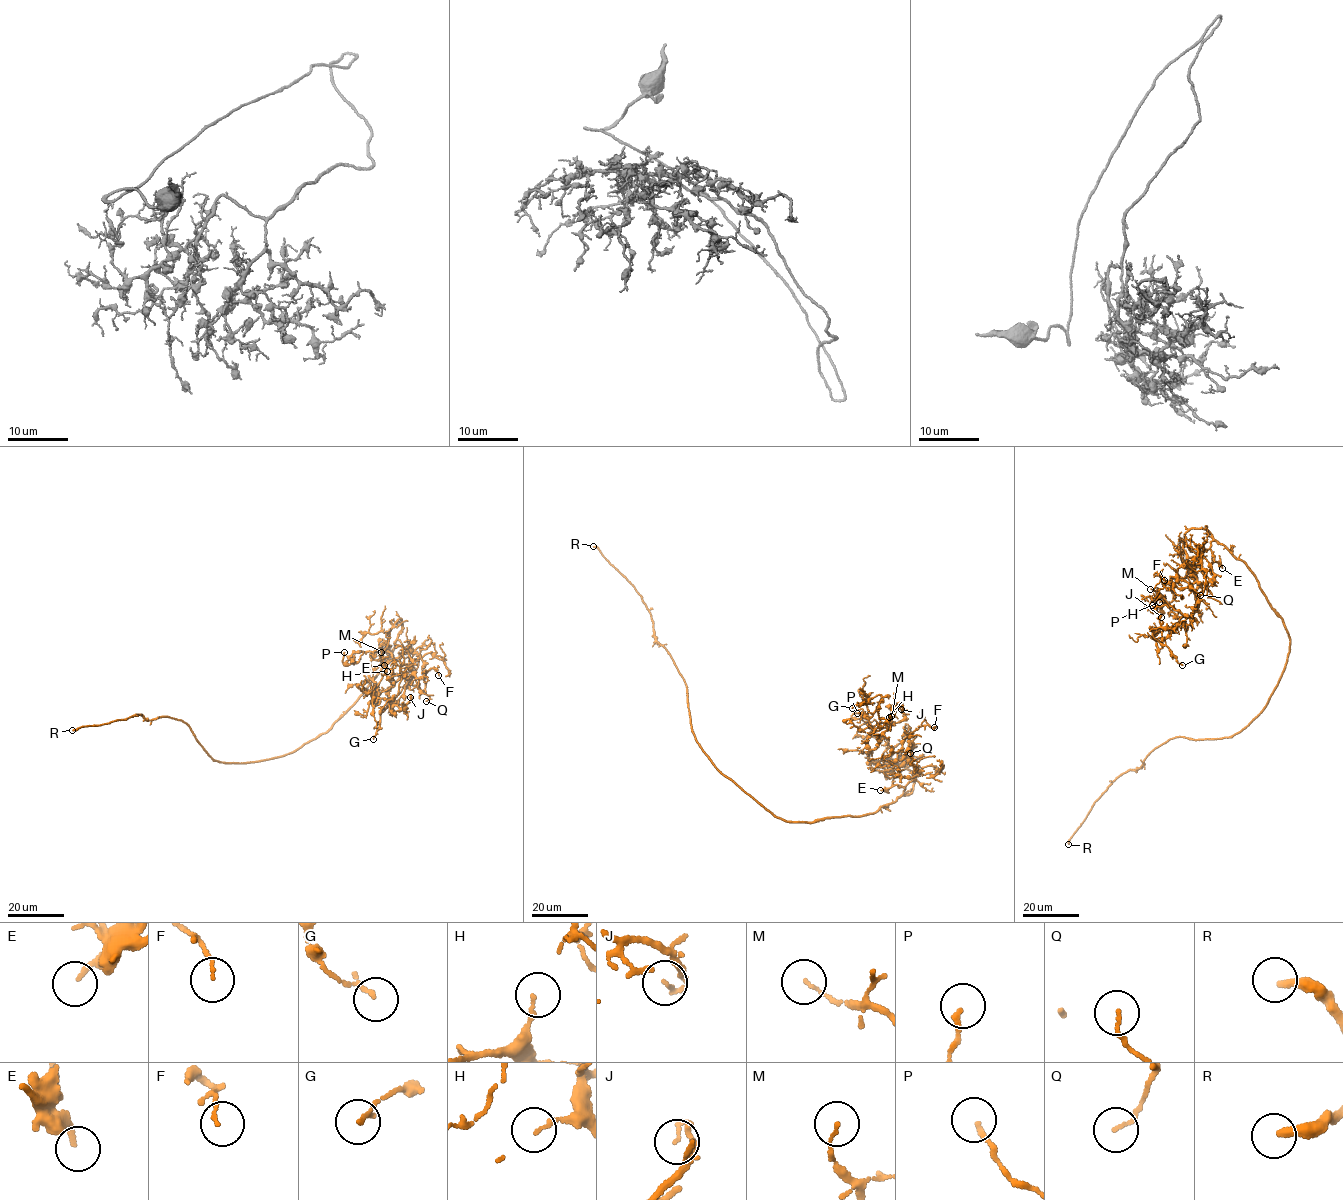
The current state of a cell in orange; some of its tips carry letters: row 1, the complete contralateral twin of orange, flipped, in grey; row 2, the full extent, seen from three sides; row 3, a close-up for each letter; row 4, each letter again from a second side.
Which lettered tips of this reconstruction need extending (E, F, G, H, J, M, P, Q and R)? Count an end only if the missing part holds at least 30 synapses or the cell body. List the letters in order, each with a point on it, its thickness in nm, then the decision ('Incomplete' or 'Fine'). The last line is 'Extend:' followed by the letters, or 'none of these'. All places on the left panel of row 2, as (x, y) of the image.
E: Place: (384, 665). Thickness 160 nm. Fine
F: Place: (438, 675). Thickness 80 nm. Fine
G: Place: (373, 739). Thickness 140 nm. Fine
H: Place: (387, 671). Thickness 140 nm. Fine
J: Place: (410, 697). Thickness 110 nm. Fine
M: Place: (381, 652). Thickness 80 nm. Fine
P: Place: (344, 652). Thickness 150 nm. Fine
Q: Place: (426, 701). Thickness 120 nm. Fine
R: Place: (72, 730). Thickness 280 nm. Incomplete
Extend: R

